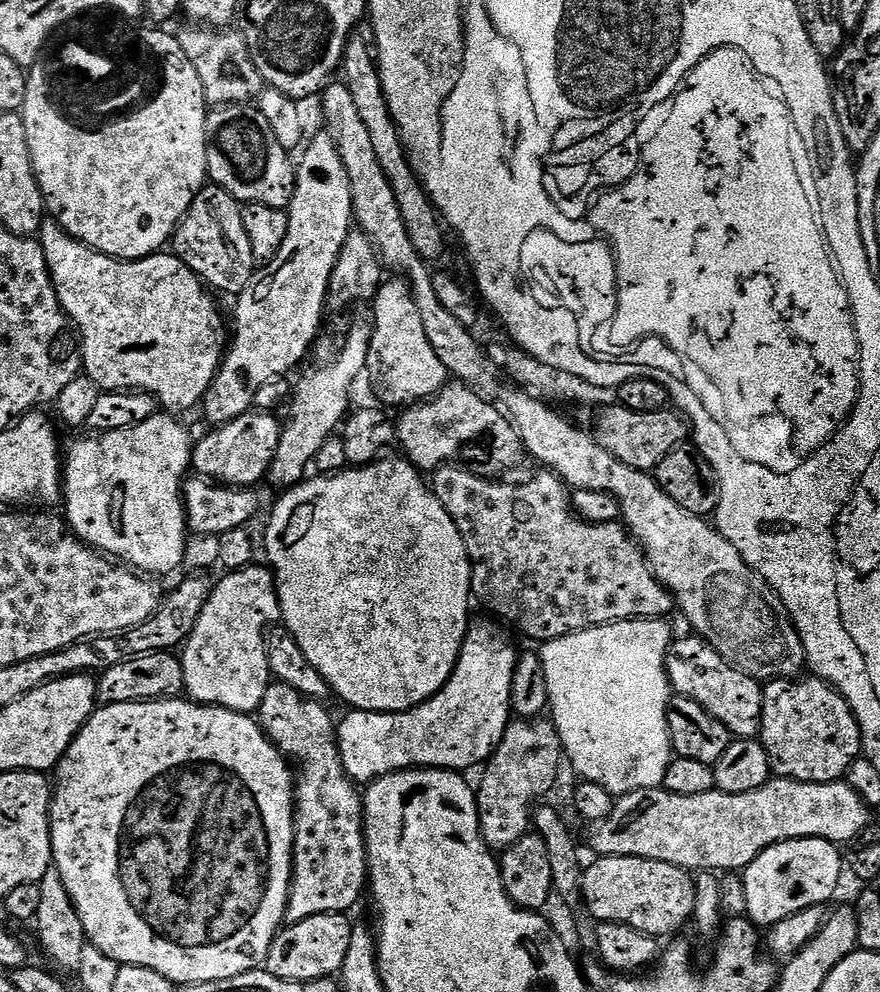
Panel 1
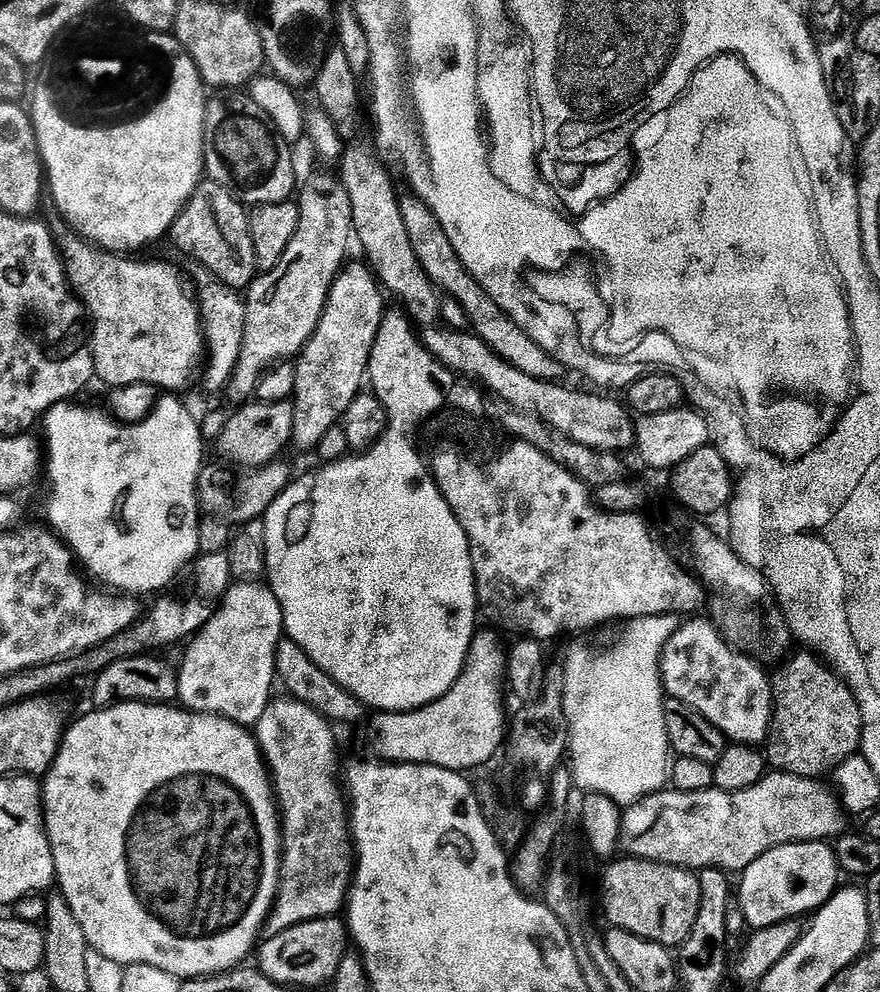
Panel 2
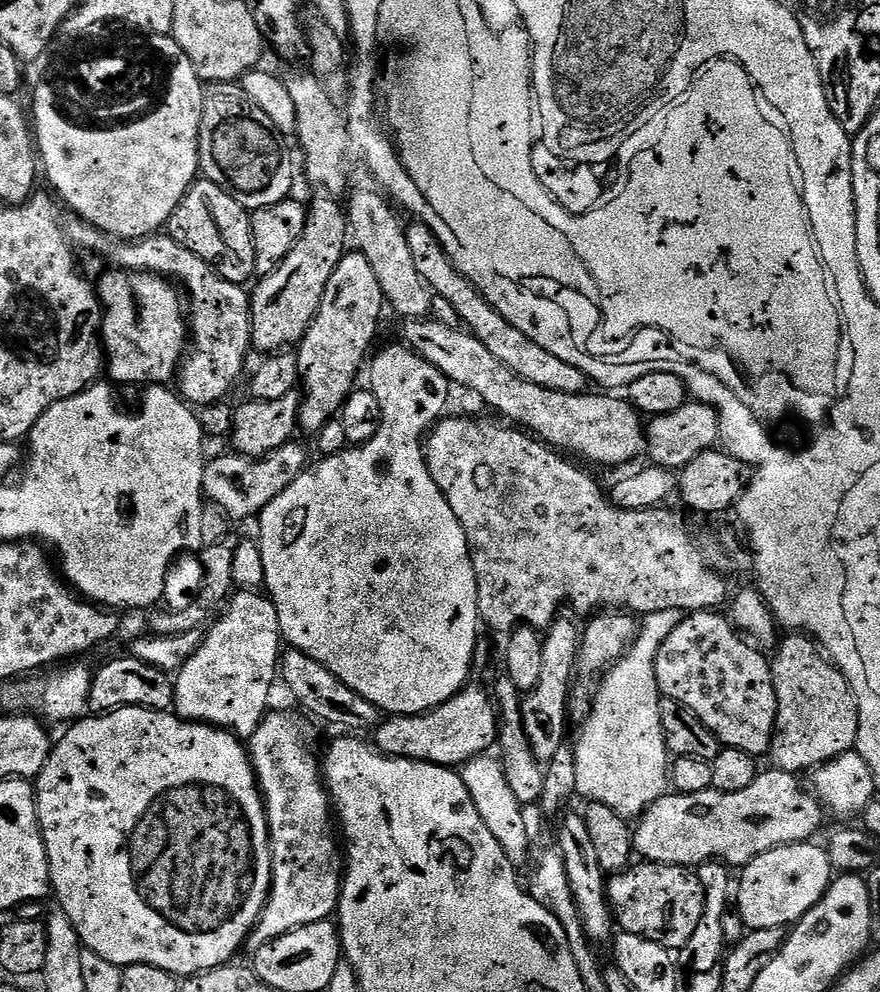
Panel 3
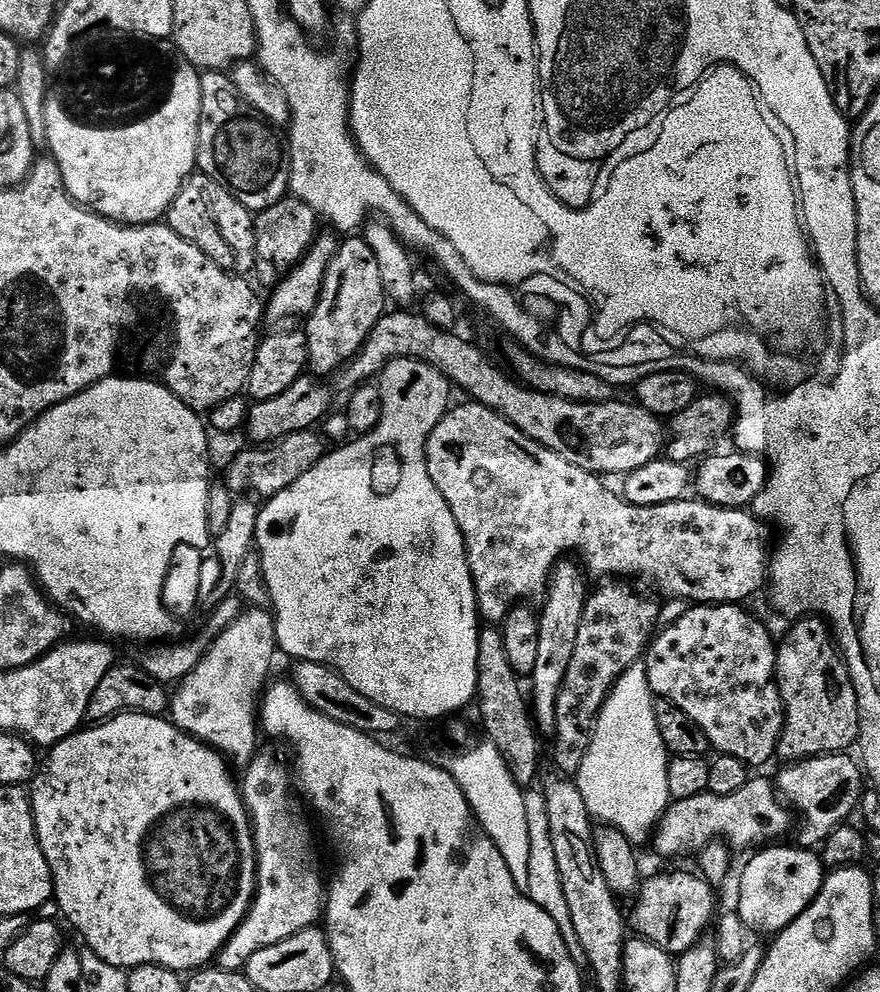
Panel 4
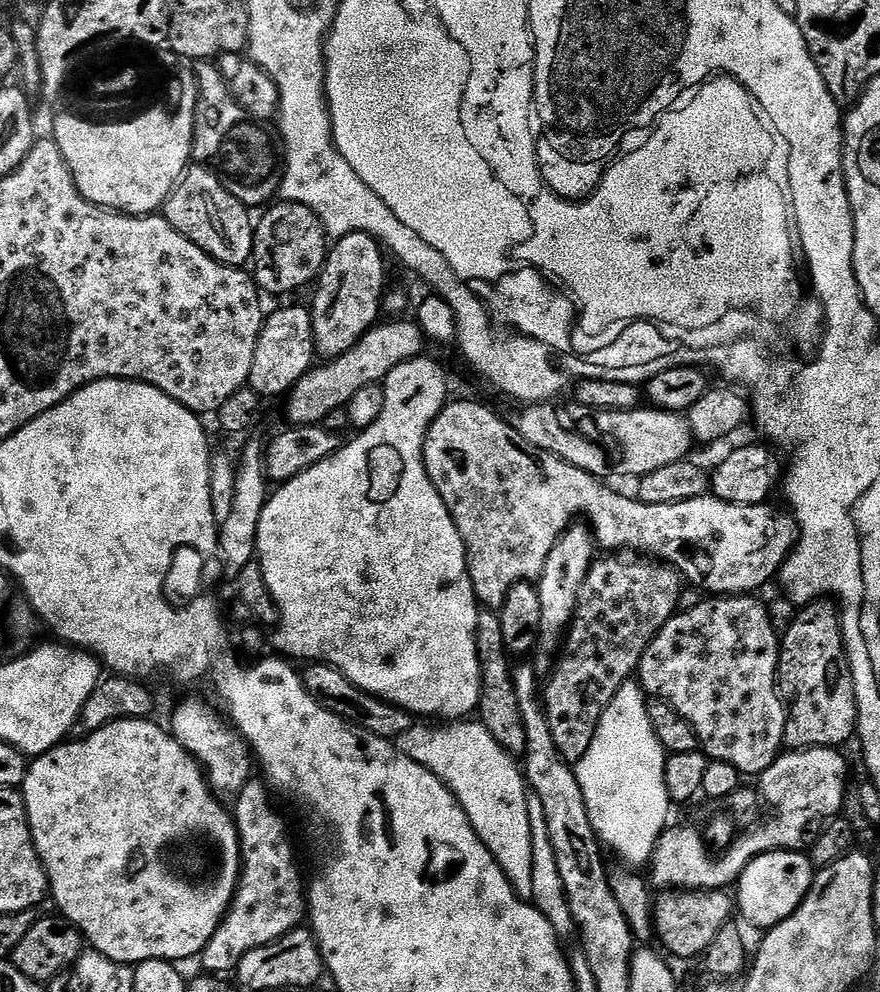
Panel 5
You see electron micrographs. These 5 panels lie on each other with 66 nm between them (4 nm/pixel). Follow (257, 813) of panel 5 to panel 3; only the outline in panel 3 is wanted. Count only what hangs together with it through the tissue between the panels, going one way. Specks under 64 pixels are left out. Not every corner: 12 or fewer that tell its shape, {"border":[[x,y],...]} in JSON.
{"border":[[307,715],[250,737],[272,891],[252,954],[339,909],[346,856]]}

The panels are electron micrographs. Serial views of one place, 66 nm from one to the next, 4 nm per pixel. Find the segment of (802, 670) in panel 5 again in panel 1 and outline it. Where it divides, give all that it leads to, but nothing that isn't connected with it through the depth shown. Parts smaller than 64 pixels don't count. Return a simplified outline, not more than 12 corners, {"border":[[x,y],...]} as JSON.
{"border":[[819,678],[770,680],[758,739],[777,777],[835,784],[860,724]]}

